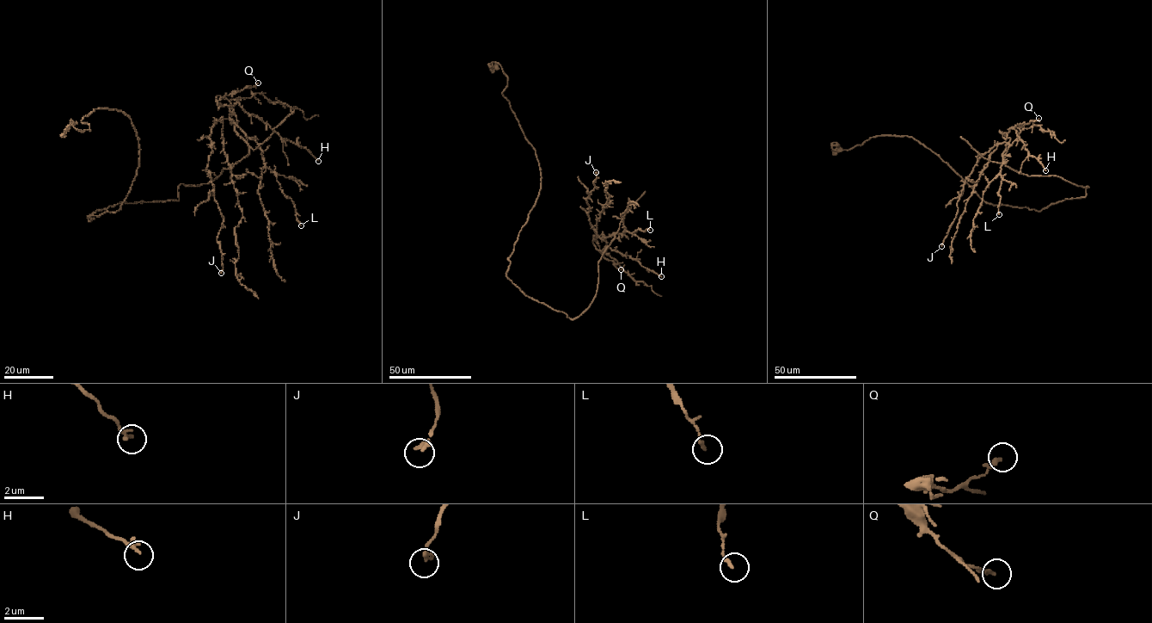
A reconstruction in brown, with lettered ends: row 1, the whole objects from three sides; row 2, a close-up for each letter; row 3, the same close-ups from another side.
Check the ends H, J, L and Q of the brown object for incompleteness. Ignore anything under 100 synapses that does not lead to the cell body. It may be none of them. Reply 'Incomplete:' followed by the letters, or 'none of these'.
Incomplete: none of these

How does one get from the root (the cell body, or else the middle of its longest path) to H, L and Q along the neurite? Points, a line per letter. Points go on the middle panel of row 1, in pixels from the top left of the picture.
H: (542, 303), (579, 317), (596, 293), (598, 262), (613, 235), (603, 249), (661, 276)
L: (542, 303), (572, 319), (579, 317), (596, 293), (598, 262), (615, 235), (603, 238), (626, 231), (650, 230)
Q: (542, 303), (572, 319), (589, 306), (598, 262), (615, 235), (608, 237), (598, 250), (621, 269)

